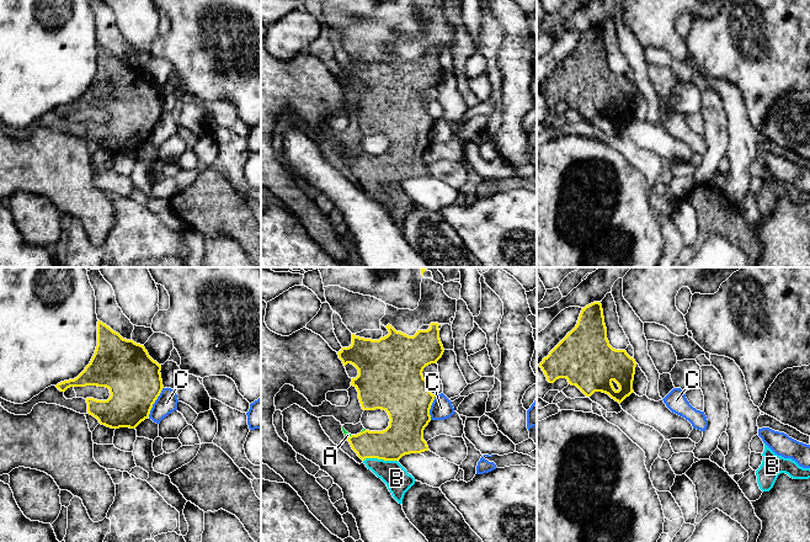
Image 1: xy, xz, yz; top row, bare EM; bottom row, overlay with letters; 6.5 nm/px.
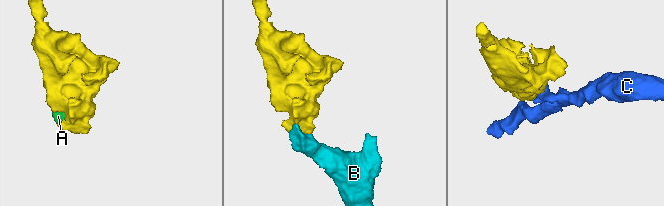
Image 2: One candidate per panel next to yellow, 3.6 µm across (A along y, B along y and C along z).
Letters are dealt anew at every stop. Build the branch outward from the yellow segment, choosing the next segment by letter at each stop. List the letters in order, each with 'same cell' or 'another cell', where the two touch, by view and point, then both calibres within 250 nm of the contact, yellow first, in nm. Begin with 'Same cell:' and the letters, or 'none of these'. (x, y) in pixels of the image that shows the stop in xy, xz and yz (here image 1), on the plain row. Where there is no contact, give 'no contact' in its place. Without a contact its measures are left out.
Same cell: A, B
A: same cell; meets yellow in xz at (362, 155); 220 nm thick on the yellow side, 20 nm on the other
B: same cell; meets yellow in xz at (379, 182); 240 nm thick on the yellow side, 160 nm on the other
C: another cell; meets yellow in xy at (154, 126); 360 nm thick on the yellow side, 140 nm on the other

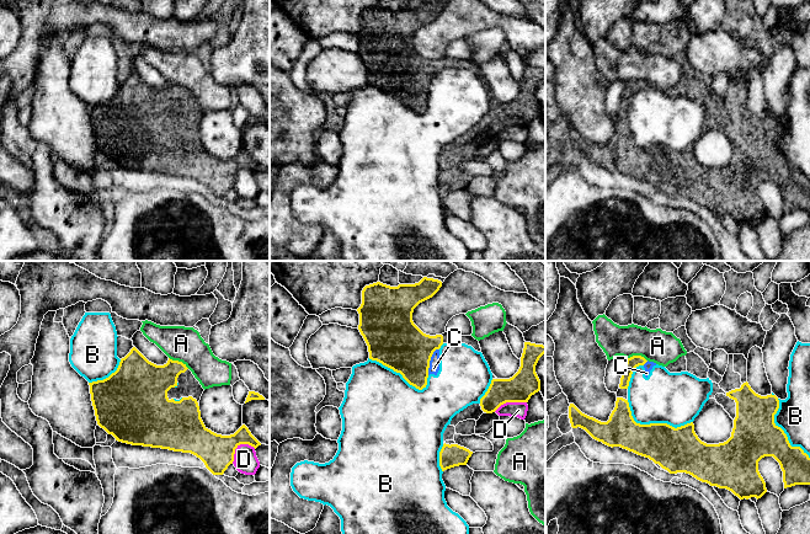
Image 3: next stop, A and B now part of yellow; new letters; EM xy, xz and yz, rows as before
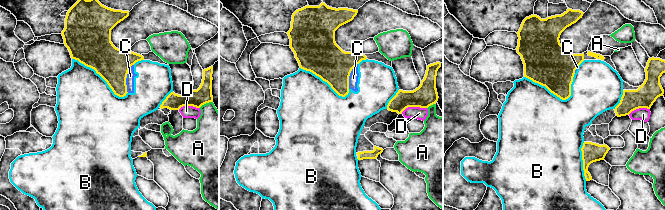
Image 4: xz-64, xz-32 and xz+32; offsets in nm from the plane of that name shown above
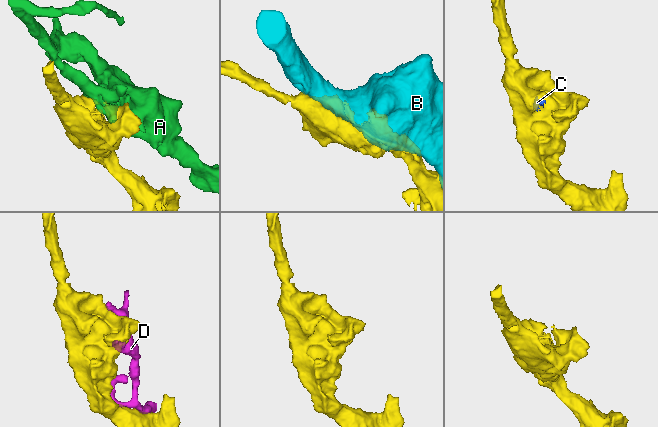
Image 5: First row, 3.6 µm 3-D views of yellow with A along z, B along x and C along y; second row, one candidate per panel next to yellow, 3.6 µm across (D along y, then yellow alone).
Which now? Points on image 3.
Same cell: none of these
A: another cell; meets yellow in xy at (177, 85); 280 nm thick on the yellow side, 220 nm on the other
B: another cell; meets yellow in yz at (654, 148); 280 nm thick on the yellow side, 340 nm on the other
C: another cell; meets yellow in xz at (430, 84); 340 nm thick on the yellow side, 70 nm on the other
D: another cell; meets yellow in xy at (236, 171); 220 nm thick on the yellow side, 160 nm on the other

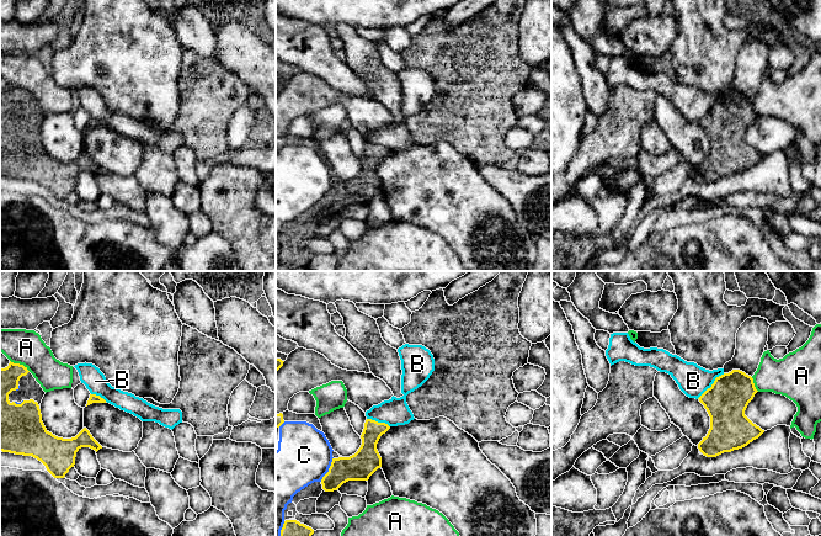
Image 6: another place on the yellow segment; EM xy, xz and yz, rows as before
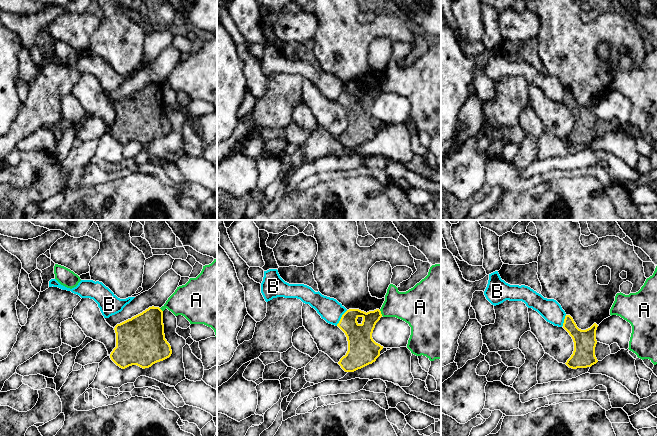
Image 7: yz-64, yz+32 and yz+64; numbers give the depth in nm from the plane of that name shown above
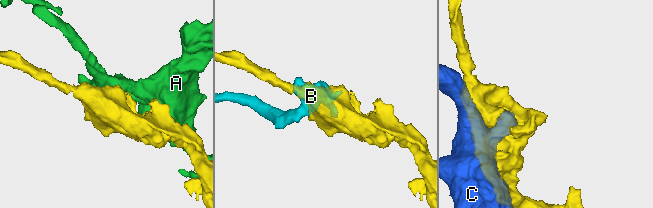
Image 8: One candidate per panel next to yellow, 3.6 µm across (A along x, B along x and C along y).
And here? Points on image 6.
Same cell: none of these
A: another cell; meets yellow in xy at (19, 88); 190 nm thick on the yellow side, 220 nm on the other
B: another cell; meets yellow in yz at (712, 109); 280 nm thick on the yellow side, 200 nm on the other
C: another cell; meets yellow in xz at (329, 194); 180 nm thick on the yellow side, 360 nm on the other

